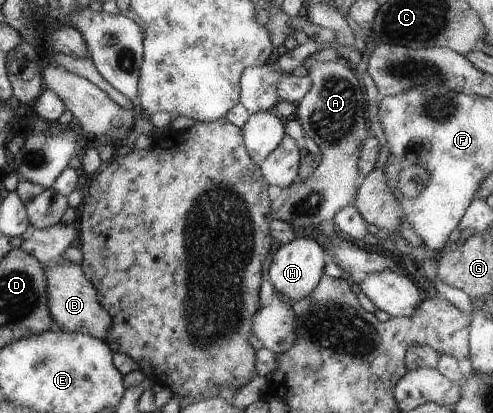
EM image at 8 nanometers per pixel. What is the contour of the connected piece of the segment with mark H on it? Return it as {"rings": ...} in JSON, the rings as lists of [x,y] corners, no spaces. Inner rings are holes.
{"rings":[[[298,236],[284,245],[279,245],[268,270],[275,292],[290,300],[301,300],[309,296],[320,285],[320,278],[323,278],[324,256],[326,256],[324,246],[320,246],[316,240],[308,236]]]}

